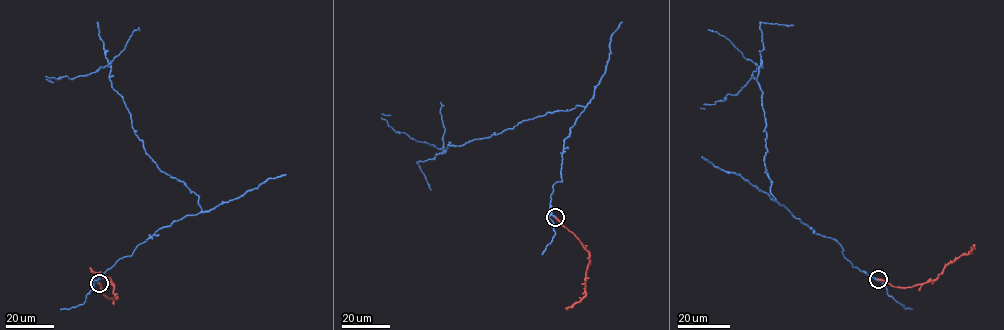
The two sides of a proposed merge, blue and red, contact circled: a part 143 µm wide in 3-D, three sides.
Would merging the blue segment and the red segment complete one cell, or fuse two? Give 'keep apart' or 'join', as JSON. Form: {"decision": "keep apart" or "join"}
{"decision": "keep apart"}

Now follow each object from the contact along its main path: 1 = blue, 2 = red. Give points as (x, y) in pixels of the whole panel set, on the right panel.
1: (878, 279), (854, 267), (833, 239), (815, 233), (770, 192), (760, 66), (738, 93), (704, 104), (705, 109)
2: (878, 279), (905, 288), (933, 281), (950, 263), (969, 254), (974, 244)

